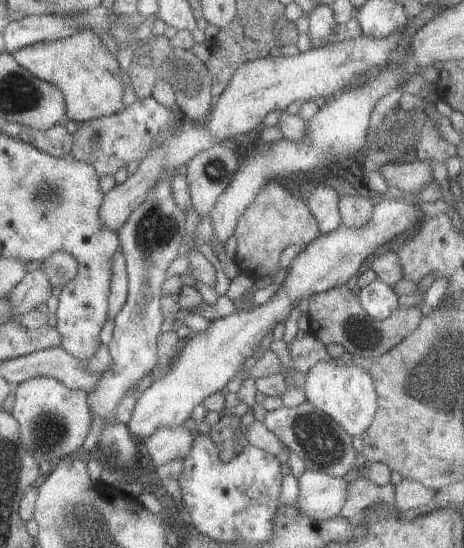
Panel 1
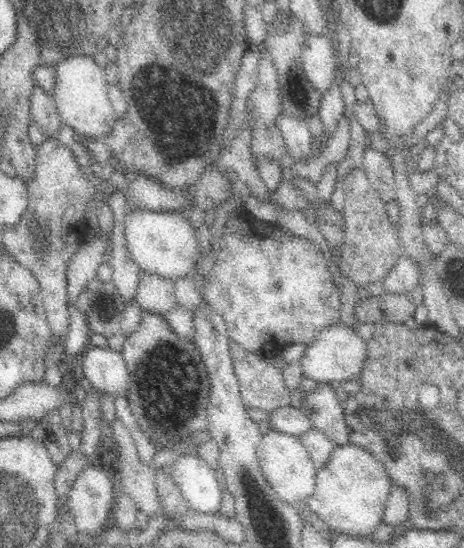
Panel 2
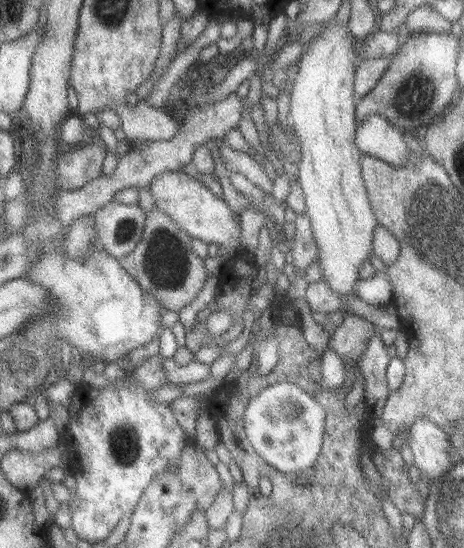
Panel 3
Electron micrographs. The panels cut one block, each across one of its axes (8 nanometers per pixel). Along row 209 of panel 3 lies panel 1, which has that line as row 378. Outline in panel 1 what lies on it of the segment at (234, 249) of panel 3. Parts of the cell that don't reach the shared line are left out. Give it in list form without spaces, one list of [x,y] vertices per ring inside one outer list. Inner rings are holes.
[[[381,198],[381,202],[376,201],[372,205],[369,220],[363,226],[347,228],[340,224],[336,230],[320,234],[308,242],[291,260],[289,272],[269,300],[245,310],[234,310],[226,317],[213,319],[205,330],[183,340],[179,354],[172,360],[165,376],[151,381],[148,388],[134,397],[132,414],[126,422],[133,442],[144,442],[157,428],[181,426],[195,406],[202,404],[207,396],[217,390],[223,391],[229,378],[246,367],[252,360],[255,348],[259,347],[259,342],[275,328],[277,322],[287,320],[290,310],[300,300],[308,300],[313,294],[345,285],[369,258],[369,254],[376,254],[377,248],[389,242],[393,236],[404,231],[410,232],[421,216],[416,204],[399,198]]]

